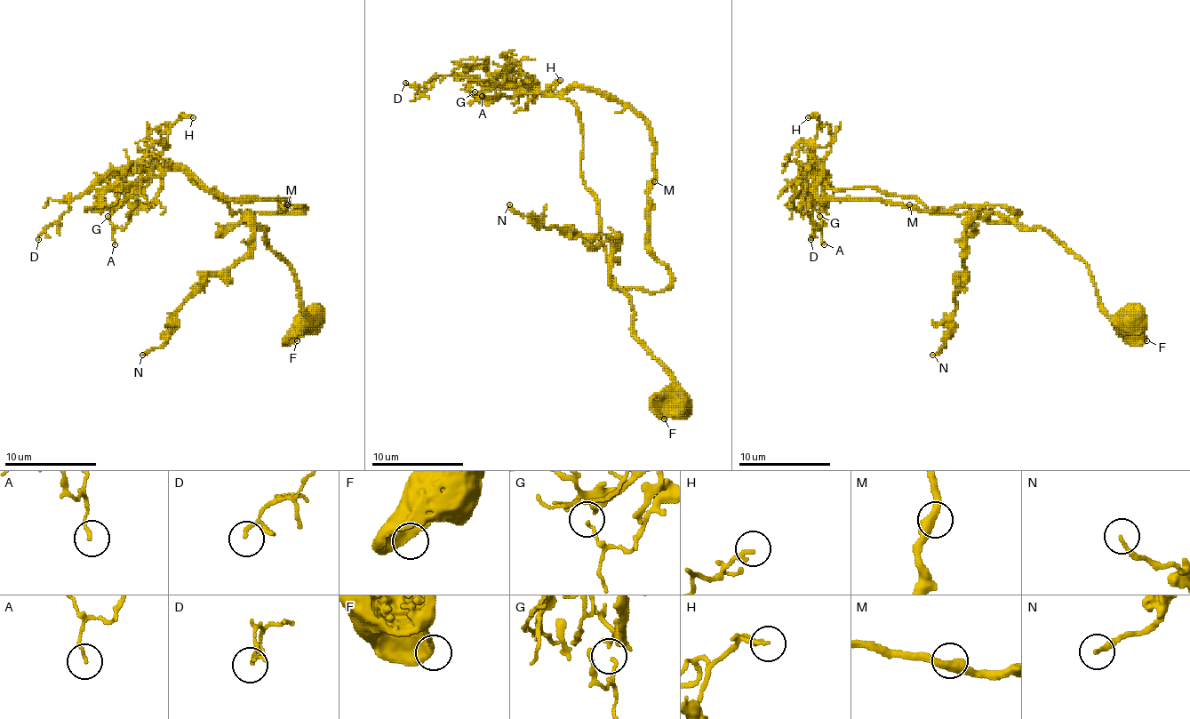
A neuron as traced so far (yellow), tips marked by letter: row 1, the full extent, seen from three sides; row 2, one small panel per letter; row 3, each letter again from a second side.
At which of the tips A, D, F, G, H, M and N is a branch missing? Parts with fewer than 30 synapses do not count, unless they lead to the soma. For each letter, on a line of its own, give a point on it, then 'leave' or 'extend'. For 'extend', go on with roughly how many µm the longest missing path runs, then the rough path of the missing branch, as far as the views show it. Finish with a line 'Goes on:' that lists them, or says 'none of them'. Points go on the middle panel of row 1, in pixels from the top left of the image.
A: place (482, 96); leave
D: place (405, 83); leave
F: place (664, 419); leave
G: place (475, 91); leave
H: place (560, 80); leave
M: place (654, 181); leave
N: place (509, 204); leave
Goes on: none of them

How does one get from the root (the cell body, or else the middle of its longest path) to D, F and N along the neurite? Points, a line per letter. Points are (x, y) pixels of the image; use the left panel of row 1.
D: (225, 203), (213, 195), (216, 187), (204, 188), (181, 171), (128, 165), (99, 177), (38, 239)
F: (225, 203), (235, 214), (239, 211), (248, 221), (267, 227), (267, 244), (290, 267), (306, 317), (297, 340)
N: (225, 203), (235, 214), (243, 214), (252, 233), (252, 249), (209, 276), (177, 313), (174, 331), (142, 355)

